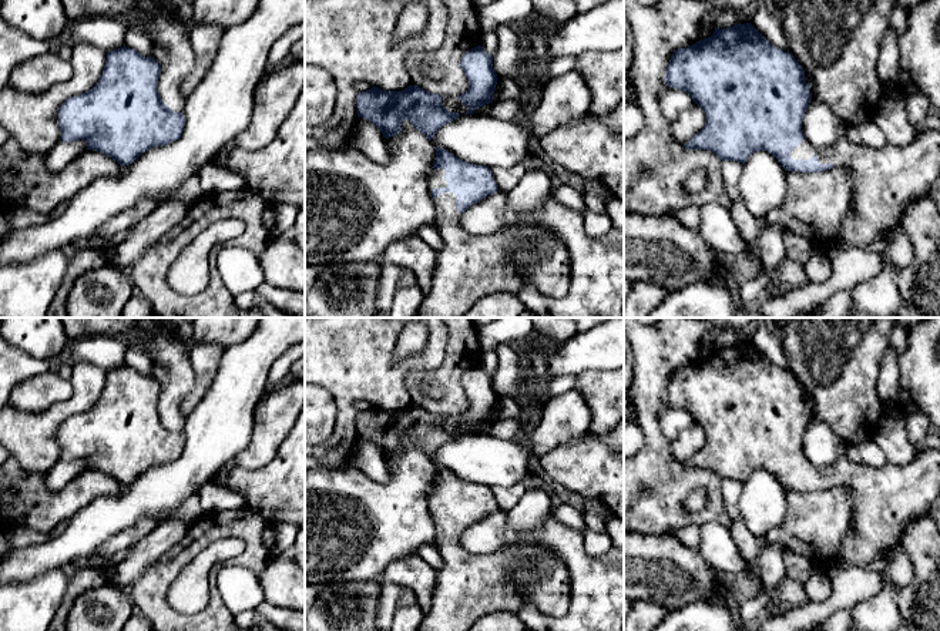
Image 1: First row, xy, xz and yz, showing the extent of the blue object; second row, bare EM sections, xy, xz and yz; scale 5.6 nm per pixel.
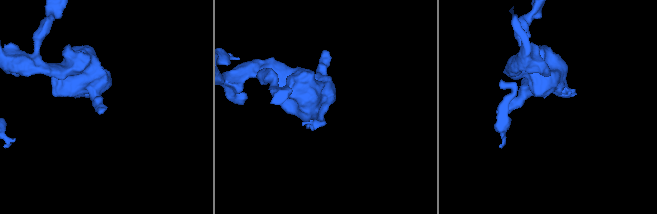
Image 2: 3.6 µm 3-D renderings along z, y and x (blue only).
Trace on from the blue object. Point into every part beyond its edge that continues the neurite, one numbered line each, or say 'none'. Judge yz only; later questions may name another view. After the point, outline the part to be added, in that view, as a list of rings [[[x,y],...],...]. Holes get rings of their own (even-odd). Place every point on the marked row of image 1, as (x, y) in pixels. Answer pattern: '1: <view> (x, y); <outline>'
1: yz (889, 178); [[[927,130],[920,131],[917,137],[907,145],[894,145],[887,142],[882,148],[870,148],[859,145],[847,138],[839,138],[829,147],[816,148],[806,140],[792,150],[790,158],[793,160],[812,160],[818,157],[819,164],[832,164],[833,167],[849,167],[856,175],[856,185],[853,189],[852,208],[843,218],[836,245],[843,248],[865,248],[869,244],[886,242],[884,231],[900,228],[900,221],[904,209],[914,201],[926,197],[940,175],[940,131]]]

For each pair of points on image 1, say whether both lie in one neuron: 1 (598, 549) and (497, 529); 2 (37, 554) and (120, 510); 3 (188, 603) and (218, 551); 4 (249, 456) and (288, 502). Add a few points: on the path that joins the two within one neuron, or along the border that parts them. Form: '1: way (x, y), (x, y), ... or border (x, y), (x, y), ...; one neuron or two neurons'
1: border (581, 534), (590, 556), (608, 553); two neurons
2: way (57, 550), (76, 541), (100, 520); one neuron
3: way (191, 590), (197, 573), (205, 564); one neuron
4: border (282, 443), (261, 466), (237, 465); two neurons

